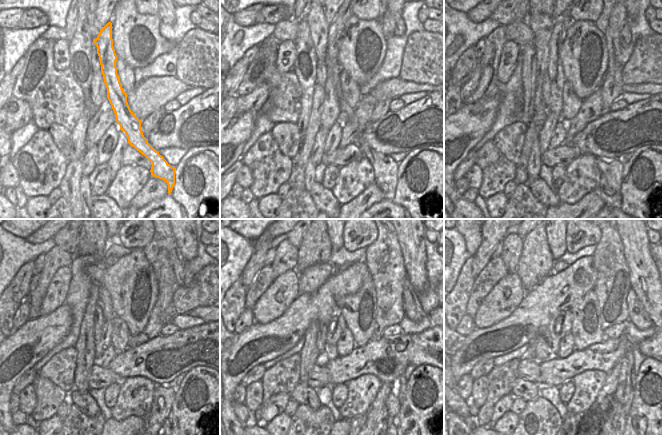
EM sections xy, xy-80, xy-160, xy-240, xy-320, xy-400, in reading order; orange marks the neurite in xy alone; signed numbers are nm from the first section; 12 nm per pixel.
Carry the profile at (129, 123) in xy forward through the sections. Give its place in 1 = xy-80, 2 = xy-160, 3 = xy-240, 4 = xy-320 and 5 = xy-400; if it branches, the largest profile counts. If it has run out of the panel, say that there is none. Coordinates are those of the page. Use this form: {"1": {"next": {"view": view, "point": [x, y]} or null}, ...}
{"1": {"next": {"view": "xy-80", "point": [385, 168]}}, "2": {"next": {"view": "xy-160", "point": [611, 171]}}, "3": {"next": {"view": "xy-240", "point": [159, 421]}}, "4": {"next": {"view": "xy-320", "point": [392, 406]}}, "5": {"next": {"view": "xy-400", "point": [614, 422]}}}

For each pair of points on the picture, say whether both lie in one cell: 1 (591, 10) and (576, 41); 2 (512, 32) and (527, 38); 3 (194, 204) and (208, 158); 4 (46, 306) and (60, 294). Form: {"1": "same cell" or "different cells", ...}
{"1": "different cells", "2": "same cell", "3": "same cell", "4": "same cell"}

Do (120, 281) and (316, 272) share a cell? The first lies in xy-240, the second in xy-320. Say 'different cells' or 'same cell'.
different cells

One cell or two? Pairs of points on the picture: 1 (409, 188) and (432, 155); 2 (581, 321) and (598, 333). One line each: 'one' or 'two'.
1: one
2: one

